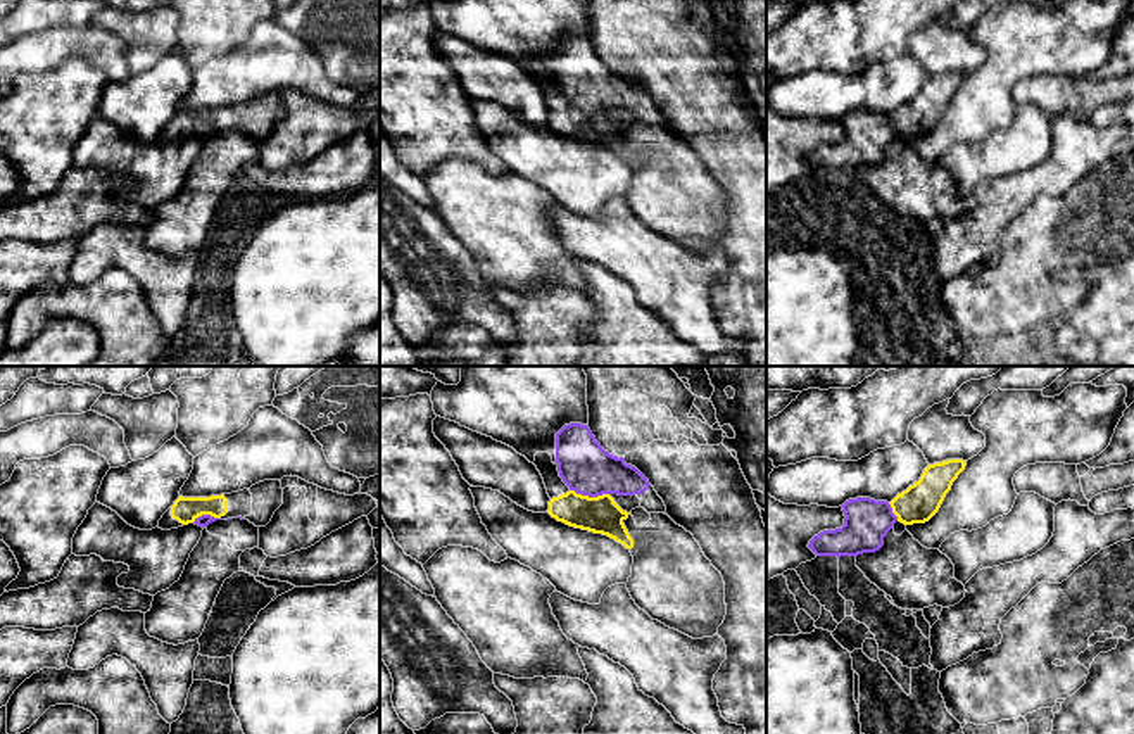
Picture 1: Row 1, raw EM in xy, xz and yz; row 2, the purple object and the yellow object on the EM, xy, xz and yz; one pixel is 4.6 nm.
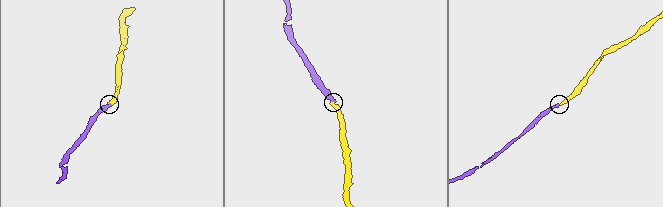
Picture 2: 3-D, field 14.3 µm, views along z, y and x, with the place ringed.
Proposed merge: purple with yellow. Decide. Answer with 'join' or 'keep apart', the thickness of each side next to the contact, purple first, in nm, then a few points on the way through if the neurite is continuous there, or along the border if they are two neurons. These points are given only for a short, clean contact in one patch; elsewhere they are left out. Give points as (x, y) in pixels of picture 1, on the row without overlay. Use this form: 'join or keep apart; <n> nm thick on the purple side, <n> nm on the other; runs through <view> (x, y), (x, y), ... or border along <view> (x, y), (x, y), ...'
join; 240 nm thick on the purple side, 180 nm on the other; runs through xz (582, 76), (589, 83), (589, 109), (601, 128)

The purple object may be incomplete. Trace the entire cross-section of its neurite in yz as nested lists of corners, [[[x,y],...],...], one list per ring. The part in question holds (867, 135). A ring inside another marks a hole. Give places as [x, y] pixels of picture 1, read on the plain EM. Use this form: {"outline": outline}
{"outline": [[[948,73],[929,78],[920,93],[898,107],[891,116],[870,111],[849,112],[842,117],[844,138],[815,149],[808,161],[816,169],[858,169],[875,166],[896,135],[904,138],[925,136],[941,121],[953,95],[967,74]]]}

